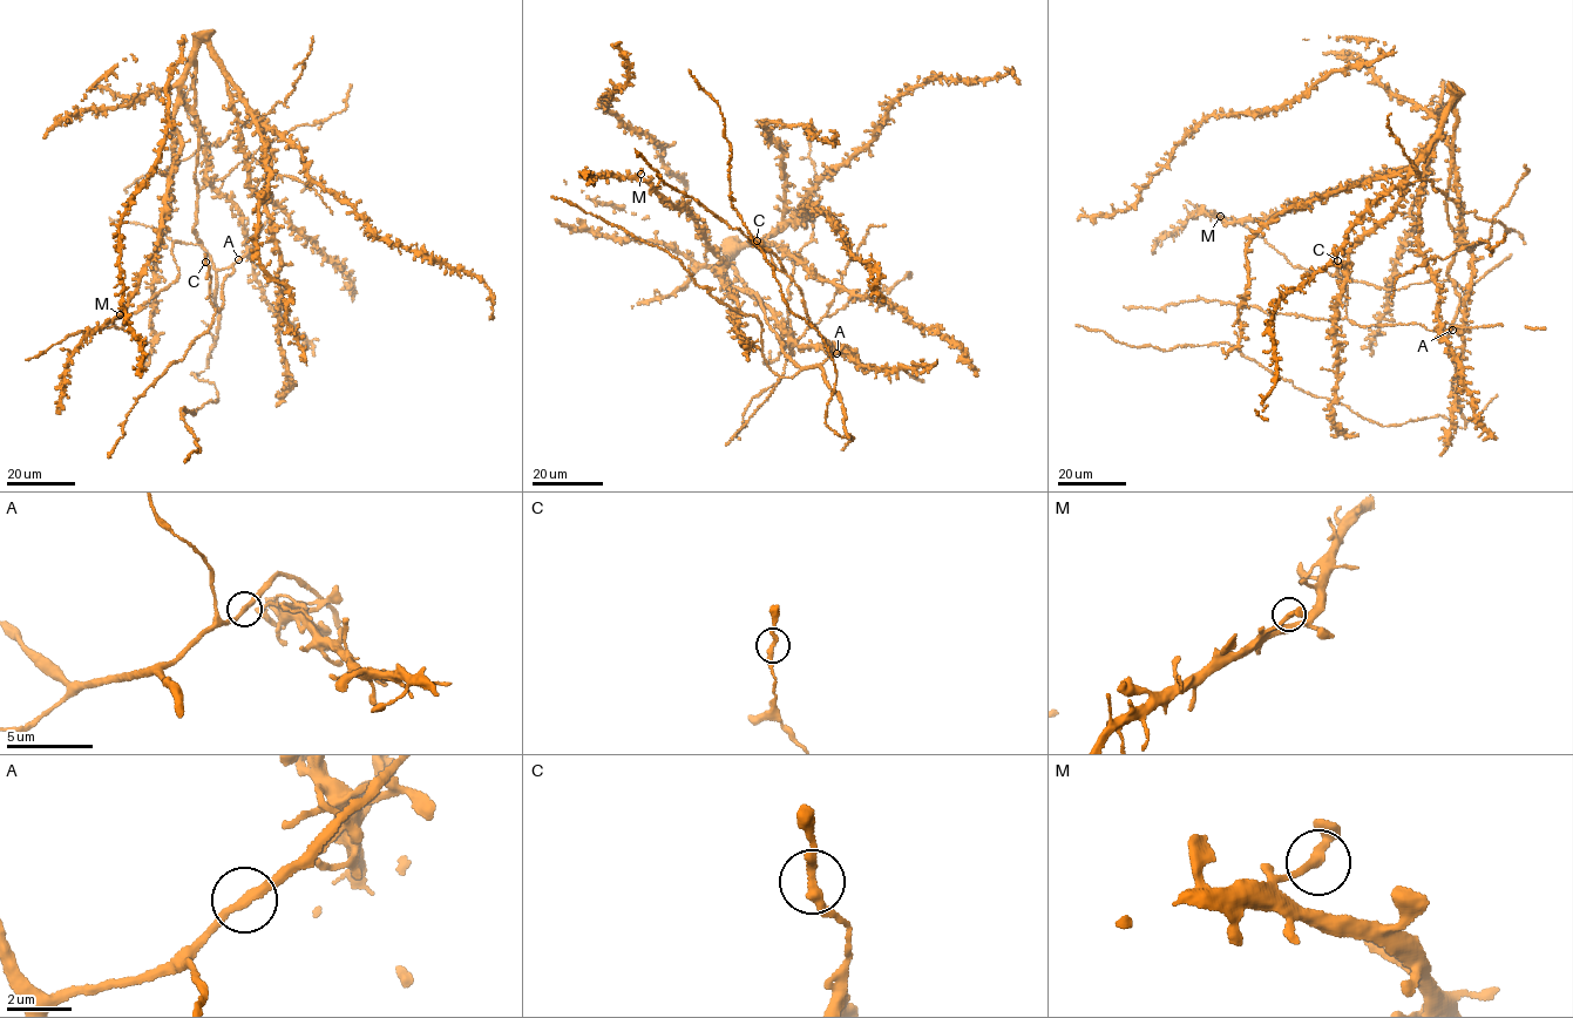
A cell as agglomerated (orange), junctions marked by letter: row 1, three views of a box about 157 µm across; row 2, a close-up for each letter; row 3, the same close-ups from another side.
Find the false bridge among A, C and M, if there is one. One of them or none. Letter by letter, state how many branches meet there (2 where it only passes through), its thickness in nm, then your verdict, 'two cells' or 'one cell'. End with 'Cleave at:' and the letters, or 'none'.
A: 2 branches meet; 260 nm thick; one cell
C: 2 branches meet; 260 nm thick; one cell
M: 2 branches meet; 260 nm thick; one cell
Cleave at: none

